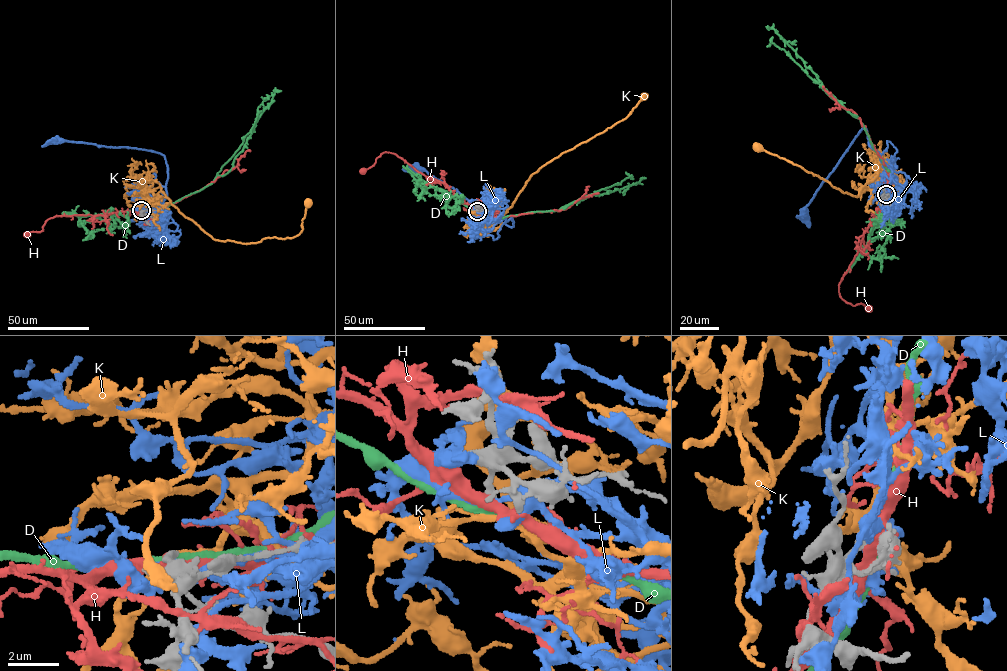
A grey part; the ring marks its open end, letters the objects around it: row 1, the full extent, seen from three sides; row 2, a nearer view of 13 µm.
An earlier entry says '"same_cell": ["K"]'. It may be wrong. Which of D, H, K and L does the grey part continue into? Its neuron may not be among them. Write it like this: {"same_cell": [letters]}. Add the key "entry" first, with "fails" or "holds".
{"entry": "holds", "same_cell": ["K"]}

